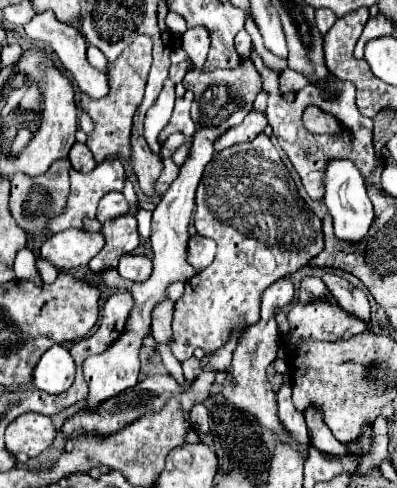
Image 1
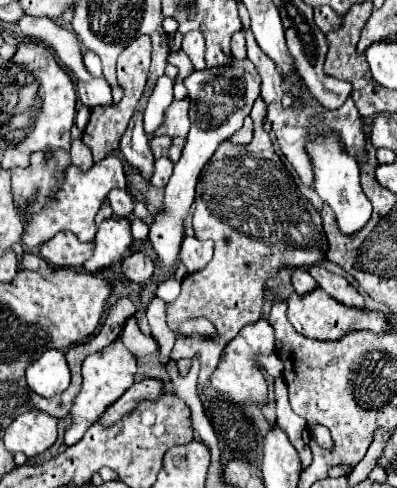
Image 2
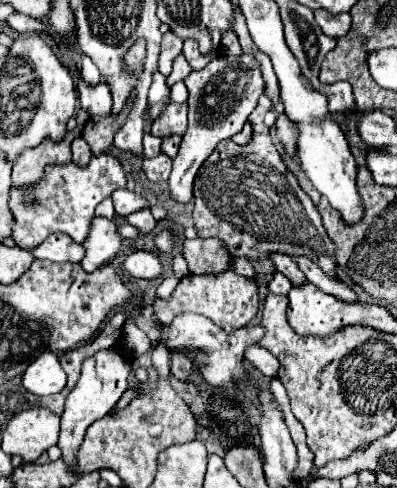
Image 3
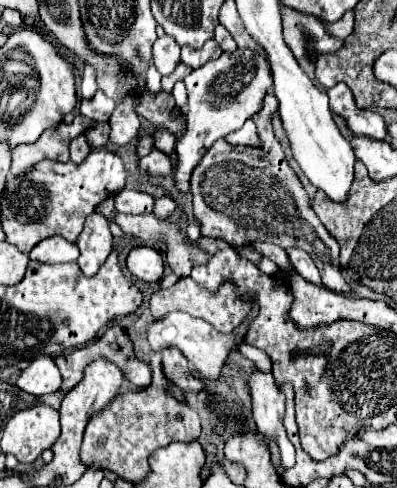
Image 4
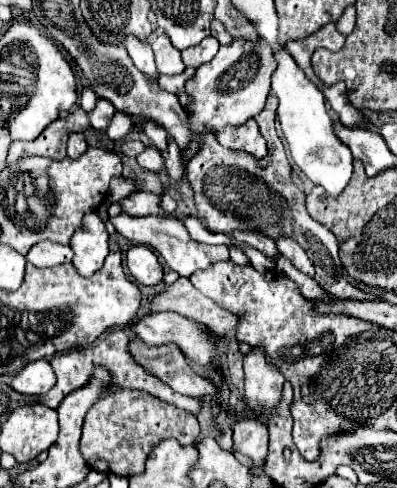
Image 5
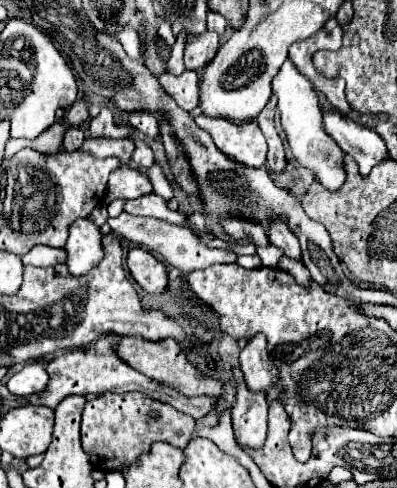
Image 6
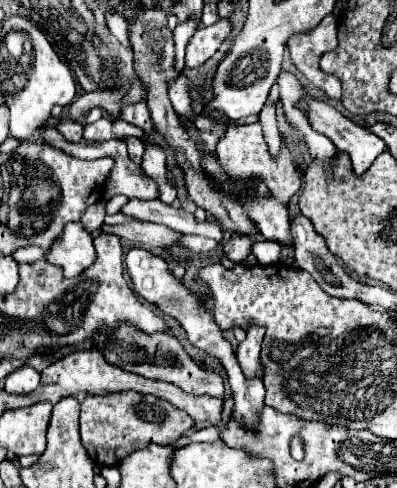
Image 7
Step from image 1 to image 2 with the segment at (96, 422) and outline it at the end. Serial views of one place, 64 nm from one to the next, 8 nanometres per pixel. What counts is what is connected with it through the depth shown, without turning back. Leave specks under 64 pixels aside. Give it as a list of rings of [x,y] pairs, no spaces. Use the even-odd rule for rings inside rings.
[[[146,378],[142,382],[136,382],[132,388],[128,388],[128,392],[124,392],[120,400],[104,410],[104,416],[100,416],[98,424],[116,424],[116,420],[120,420],[120,416],[124,414],[128,416],[128,412],[132,412],[132,408],[136,408],[140,400],[158,400],[160,396],[164,396],[164,392],[164,382],[158,378]]]

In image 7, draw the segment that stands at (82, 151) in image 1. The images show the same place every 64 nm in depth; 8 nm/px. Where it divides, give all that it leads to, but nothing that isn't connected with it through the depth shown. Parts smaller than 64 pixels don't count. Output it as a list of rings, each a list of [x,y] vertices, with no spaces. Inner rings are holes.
[[[62,120],[58,126],[60,134],[64,134],[64,138],[68,142],[80,142],[82,140],[82,132],[84,132],[84,126],[80,122],[74,122],[74,120]]]

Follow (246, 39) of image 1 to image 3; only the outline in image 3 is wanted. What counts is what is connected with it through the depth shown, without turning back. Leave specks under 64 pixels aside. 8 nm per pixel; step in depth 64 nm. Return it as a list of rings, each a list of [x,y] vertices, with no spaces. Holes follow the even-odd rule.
[[[232,30],[224,32],[224,36],[222,36],[222,46],[224,46],[224,54],[228,54],[228,56],[238,56],[238,54],[242,54],[238,36],[236,36]]]

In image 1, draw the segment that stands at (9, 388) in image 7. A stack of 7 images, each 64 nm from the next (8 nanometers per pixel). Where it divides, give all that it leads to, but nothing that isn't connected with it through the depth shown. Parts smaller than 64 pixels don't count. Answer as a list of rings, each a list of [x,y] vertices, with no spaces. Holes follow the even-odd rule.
[[[54,344],[34,368],[34,386],[48,394],[64,392],[76,376],[76,362],[66,346]]]

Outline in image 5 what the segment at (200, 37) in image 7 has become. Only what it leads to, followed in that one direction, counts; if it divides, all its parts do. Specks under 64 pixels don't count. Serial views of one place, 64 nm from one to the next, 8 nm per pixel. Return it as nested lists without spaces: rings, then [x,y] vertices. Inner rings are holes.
[[[208,36],[208,38],[204,38],[198,46],[182,50],[182,60],[184,60],[184,64],[190,66],[190,68],[198,68],[200,64],[210,62],[210,60],[216,56],[218,48],[220,48],[218,40],[216,40],[214,36]]]

